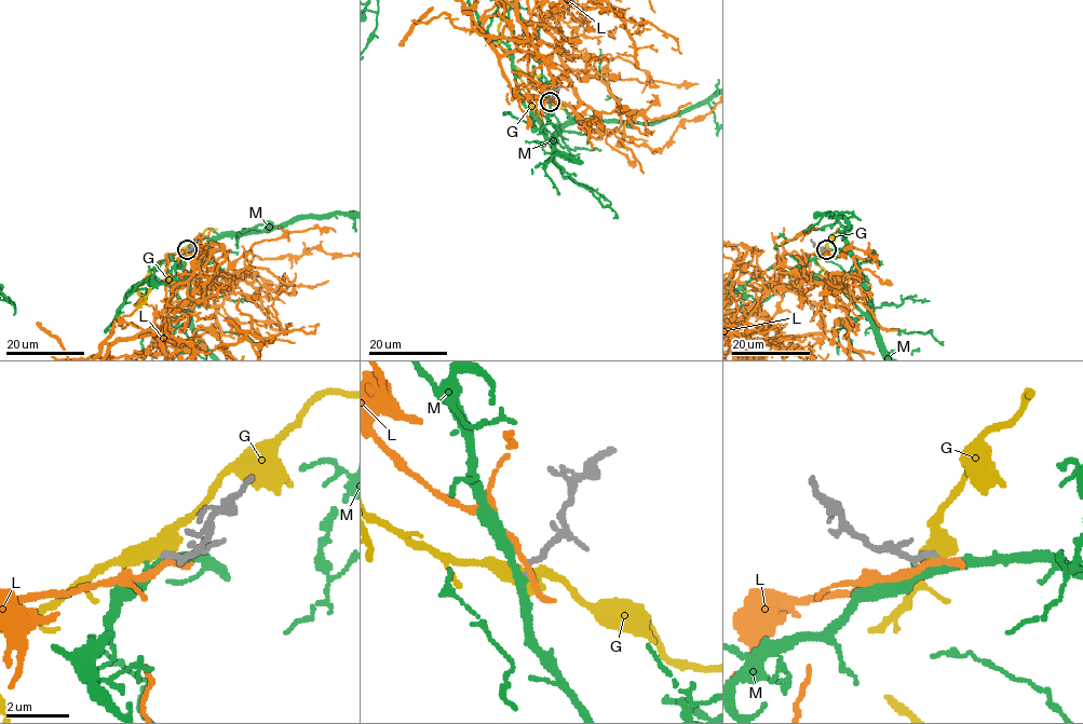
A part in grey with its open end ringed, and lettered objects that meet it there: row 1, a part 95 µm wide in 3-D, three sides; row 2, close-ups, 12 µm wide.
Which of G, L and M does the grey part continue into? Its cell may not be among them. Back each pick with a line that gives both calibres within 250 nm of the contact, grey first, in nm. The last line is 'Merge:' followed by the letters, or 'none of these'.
M: calibres 190 and 260 nm
Merge: M

